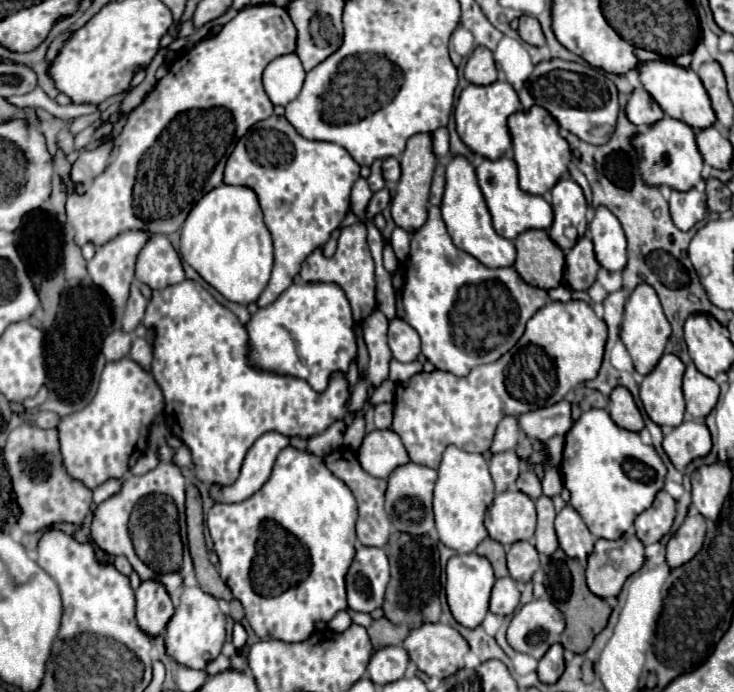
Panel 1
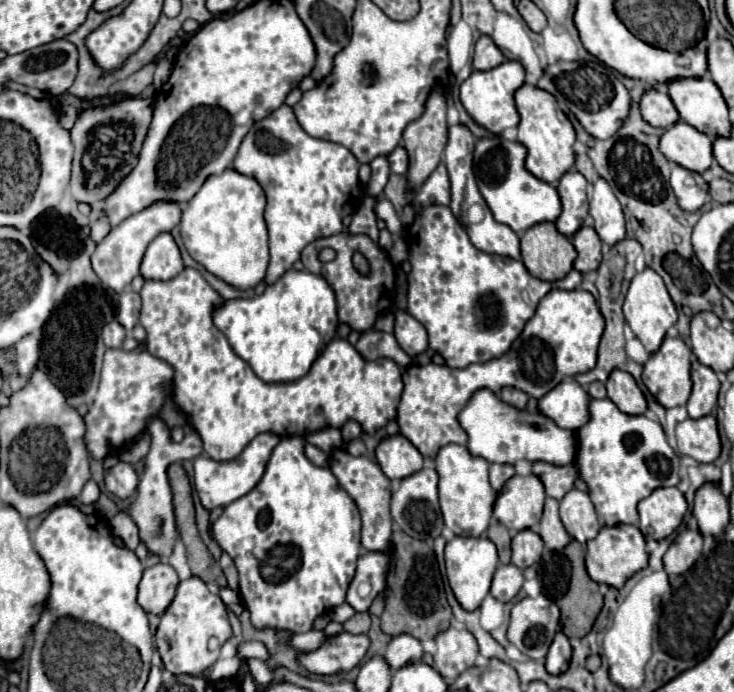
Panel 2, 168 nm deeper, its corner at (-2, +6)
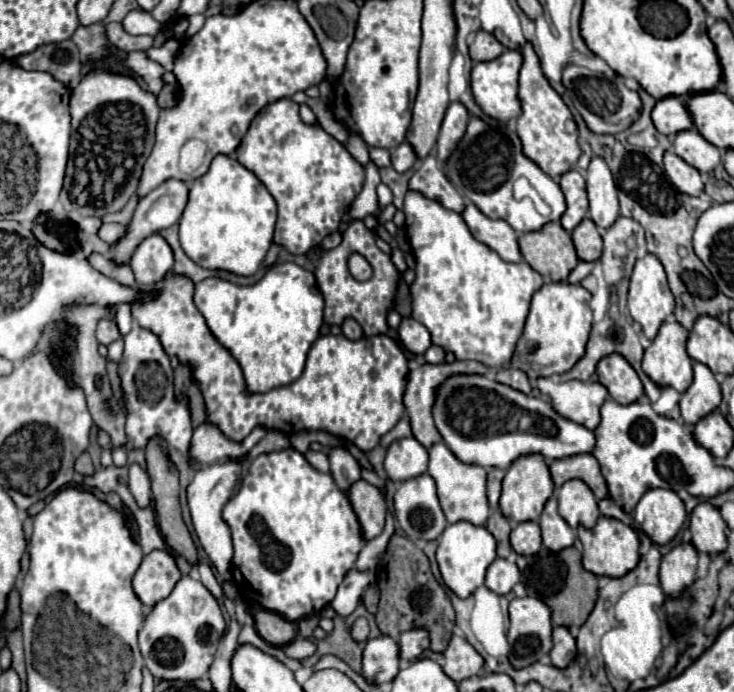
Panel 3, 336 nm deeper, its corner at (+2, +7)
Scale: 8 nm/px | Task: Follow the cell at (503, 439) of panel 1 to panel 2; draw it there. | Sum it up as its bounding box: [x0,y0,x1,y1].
[500,386,528,408]

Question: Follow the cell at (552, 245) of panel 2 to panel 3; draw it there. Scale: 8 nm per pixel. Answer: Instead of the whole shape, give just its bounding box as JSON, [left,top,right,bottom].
[518,221,578,281]

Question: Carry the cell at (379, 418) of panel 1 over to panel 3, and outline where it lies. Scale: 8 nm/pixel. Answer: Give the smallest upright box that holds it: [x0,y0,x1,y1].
[380,417,412,447]

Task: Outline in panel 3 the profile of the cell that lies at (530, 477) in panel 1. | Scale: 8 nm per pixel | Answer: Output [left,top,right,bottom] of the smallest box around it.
[548,453,608,499]

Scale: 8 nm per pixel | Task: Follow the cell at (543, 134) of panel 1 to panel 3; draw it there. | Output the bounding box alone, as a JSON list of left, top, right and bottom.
[518,43,580,179]

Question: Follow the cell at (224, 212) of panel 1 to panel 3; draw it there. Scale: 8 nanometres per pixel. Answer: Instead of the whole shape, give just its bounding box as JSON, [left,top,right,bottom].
[180,155,276,277]

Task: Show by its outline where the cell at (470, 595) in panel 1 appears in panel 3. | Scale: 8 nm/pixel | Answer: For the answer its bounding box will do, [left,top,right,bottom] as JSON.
[436,521,496,599]

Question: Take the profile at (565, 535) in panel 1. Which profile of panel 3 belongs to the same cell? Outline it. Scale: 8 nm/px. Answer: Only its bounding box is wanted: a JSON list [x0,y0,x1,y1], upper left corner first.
[558,479,598,529]

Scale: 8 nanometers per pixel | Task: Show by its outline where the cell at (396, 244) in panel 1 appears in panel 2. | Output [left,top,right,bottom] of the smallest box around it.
[374,196,402,234]

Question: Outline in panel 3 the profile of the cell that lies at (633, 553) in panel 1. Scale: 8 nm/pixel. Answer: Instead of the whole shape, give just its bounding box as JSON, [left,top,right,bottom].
[578,517,640,577]

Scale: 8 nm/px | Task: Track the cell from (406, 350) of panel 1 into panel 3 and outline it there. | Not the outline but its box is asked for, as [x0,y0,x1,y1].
[398,317,432,355]

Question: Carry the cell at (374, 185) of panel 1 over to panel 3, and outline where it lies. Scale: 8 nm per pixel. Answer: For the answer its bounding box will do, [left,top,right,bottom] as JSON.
[370,149,390,169]

